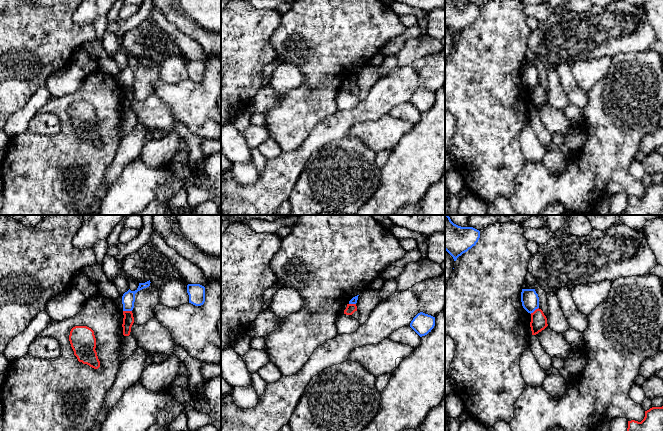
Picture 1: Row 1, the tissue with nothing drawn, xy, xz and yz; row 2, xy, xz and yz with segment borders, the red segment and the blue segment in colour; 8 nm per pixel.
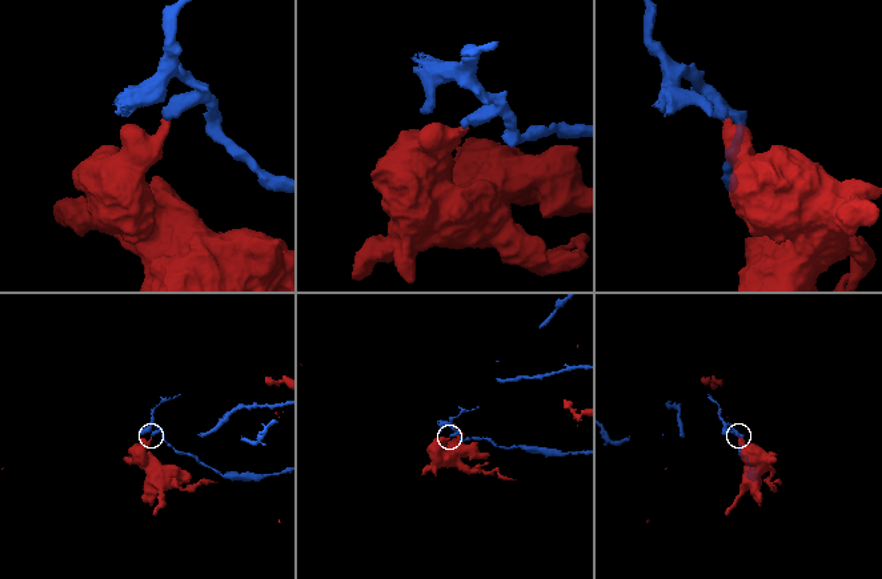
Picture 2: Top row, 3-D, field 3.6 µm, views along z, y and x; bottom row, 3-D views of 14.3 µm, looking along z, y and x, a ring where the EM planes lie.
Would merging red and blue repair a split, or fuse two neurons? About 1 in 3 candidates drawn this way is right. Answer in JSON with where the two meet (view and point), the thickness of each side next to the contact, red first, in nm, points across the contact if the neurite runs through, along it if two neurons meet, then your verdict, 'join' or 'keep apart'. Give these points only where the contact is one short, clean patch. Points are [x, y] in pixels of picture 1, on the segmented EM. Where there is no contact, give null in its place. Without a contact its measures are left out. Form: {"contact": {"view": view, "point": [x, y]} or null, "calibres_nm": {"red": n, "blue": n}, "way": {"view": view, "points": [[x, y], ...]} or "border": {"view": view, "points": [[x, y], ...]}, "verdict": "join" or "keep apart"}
{"contact": {"view": "xy", "point": [127, 311]}, "calibres_nm": {"red": 90, "blue": 110}, "border": {"view": "xy", "points": [[123, 310], [131, 311]]}, "verdict": "keep apart"}

